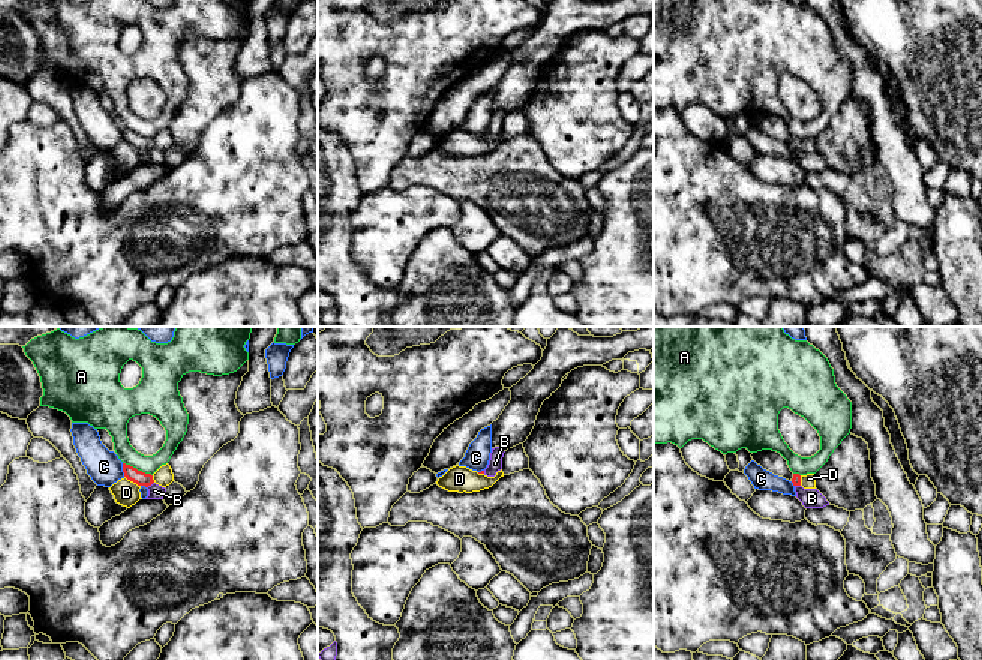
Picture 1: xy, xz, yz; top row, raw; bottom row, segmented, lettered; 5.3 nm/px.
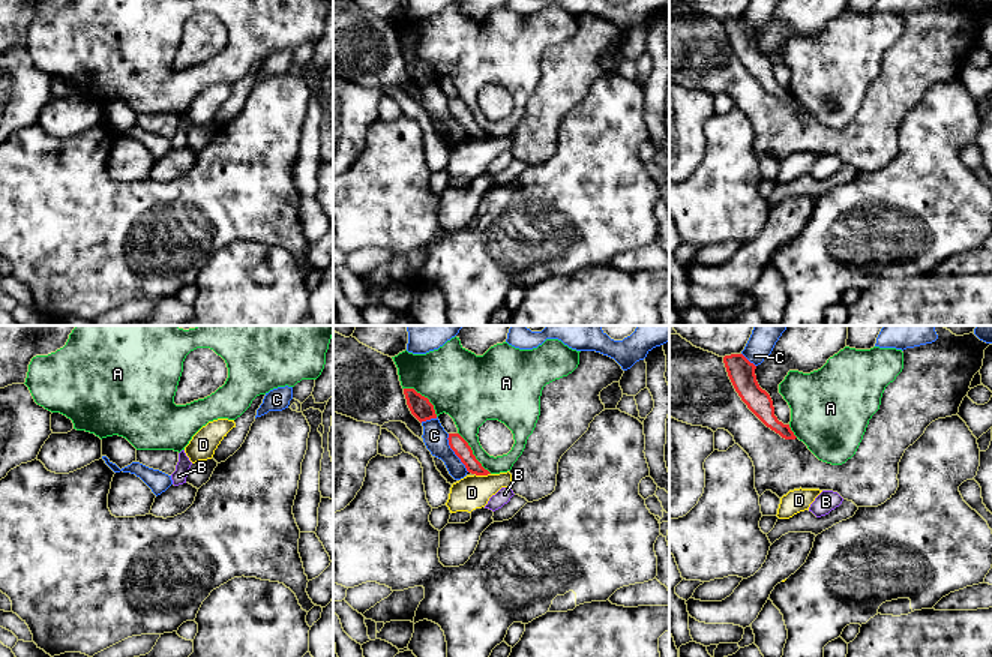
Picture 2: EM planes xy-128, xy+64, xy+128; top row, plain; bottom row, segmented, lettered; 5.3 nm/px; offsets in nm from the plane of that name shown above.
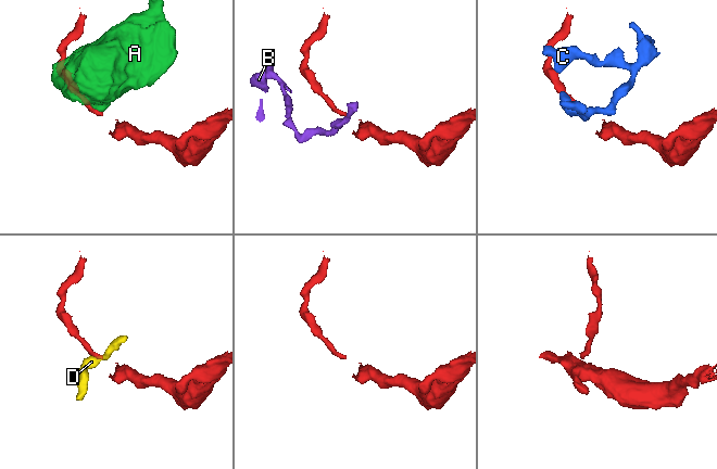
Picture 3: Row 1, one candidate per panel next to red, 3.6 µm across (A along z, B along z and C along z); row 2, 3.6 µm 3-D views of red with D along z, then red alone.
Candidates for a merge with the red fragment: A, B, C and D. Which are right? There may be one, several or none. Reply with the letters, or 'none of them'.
none of them

